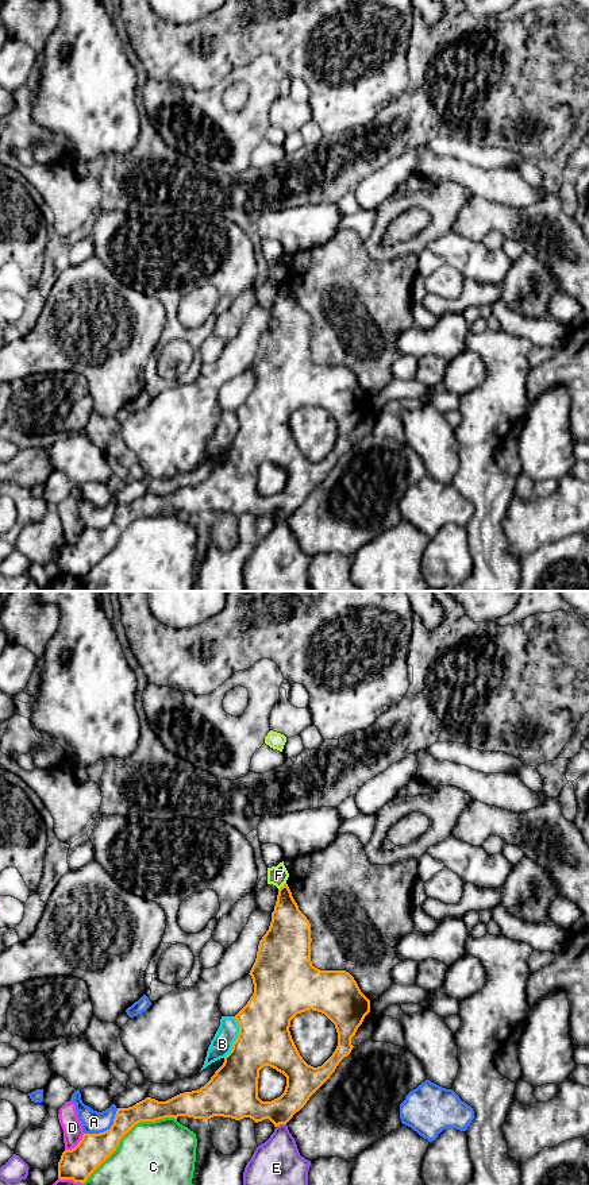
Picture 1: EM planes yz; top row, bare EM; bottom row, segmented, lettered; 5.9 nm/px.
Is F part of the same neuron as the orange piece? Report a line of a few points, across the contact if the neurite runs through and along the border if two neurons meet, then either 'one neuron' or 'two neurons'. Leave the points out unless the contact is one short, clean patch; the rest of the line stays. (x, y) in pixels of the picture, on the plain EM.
line yz (285, 277), (278, 285); two neurons

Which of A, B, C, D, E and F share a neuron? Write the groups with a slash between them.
A / B / C / D / E / F

